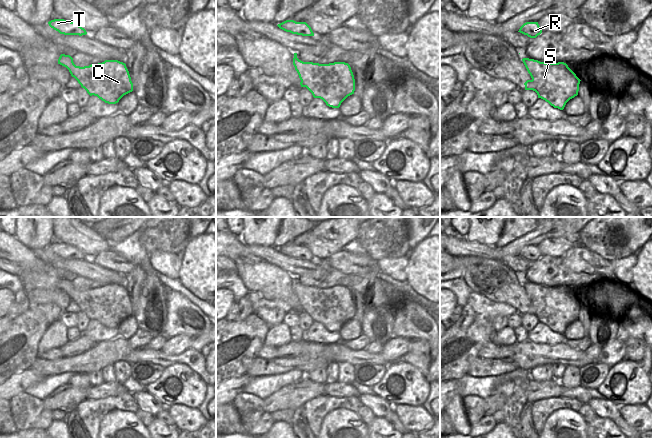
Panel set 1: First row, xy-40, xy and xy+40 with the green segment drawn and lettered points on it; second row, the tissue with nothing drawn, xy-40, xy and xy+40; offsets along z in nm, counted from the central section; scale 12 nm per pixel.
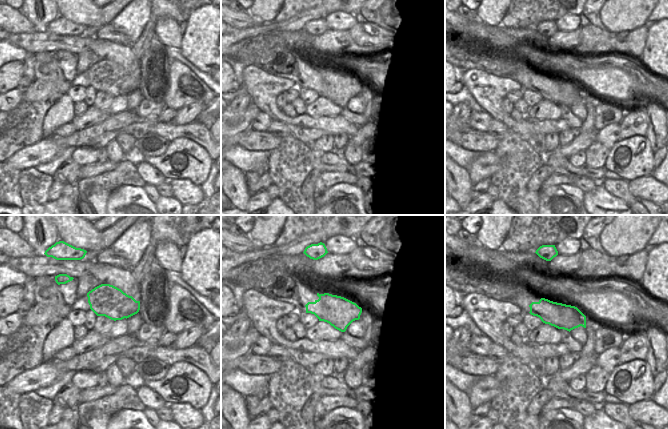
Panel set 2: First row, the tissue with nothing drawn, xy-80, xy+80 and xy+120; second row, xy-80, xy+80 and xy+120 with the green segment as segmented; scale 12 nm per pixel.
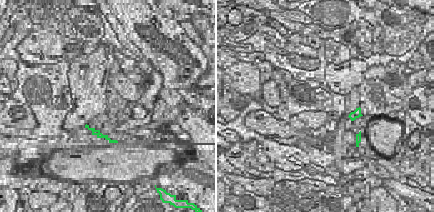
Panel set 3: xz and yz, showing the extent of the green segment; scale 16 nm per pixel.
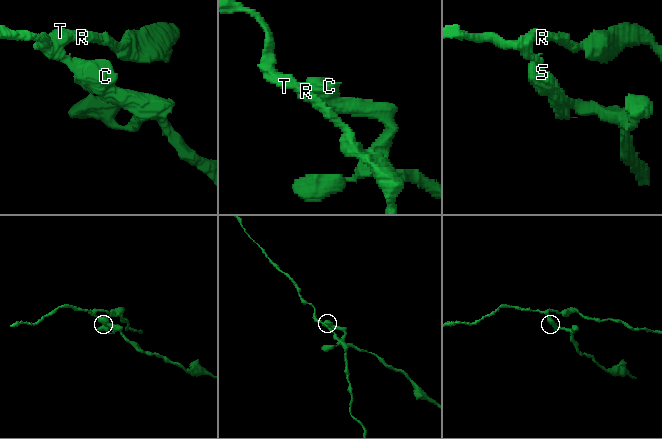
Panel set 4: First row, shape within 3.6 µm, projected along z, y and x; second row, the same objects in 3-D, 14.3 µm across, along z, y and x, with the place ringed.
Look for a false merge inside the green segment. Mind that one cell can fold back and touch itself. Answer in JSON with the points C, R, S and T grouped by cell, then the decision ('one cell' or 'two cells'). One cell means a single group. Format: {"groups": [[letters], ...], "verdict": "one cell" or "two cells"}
{"groups": [["C", "S"], ["R", "T"]], "verdict": "two cells"}

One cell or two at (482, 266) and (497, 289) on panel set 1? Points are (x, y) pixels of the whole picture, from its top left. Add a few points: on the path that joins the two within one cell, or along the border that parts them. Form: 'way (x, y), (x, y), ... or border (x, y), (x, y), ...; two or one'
way (485, 272), (496, 283); one

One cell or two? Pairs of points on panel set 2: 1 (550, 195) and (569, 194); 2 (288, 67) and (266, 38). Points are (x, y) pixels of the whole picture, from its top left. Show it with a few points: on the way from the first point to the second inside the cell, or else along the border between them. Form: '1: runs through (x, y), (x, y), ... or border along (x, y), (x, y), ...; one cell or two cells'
1: runs through (555, 195), (564, 195); one cell
2: runs through (281, 60), (266, 45); one cell

